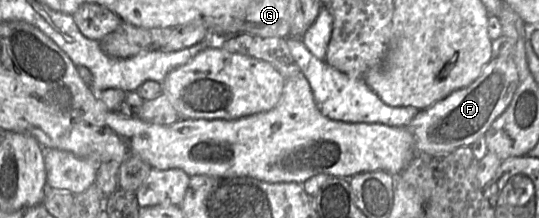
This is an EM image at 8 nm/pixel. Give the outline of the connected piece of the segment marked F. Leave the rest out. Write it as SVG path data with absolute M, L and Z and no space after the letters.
M512 56L492 58L469 86L453 91L431 107L420 110L413 118L408 127L414 136L416 156L422 153L446 154L461 146L471 146L479 137L484 136L493 121L506 110L518 84L519 75Z

